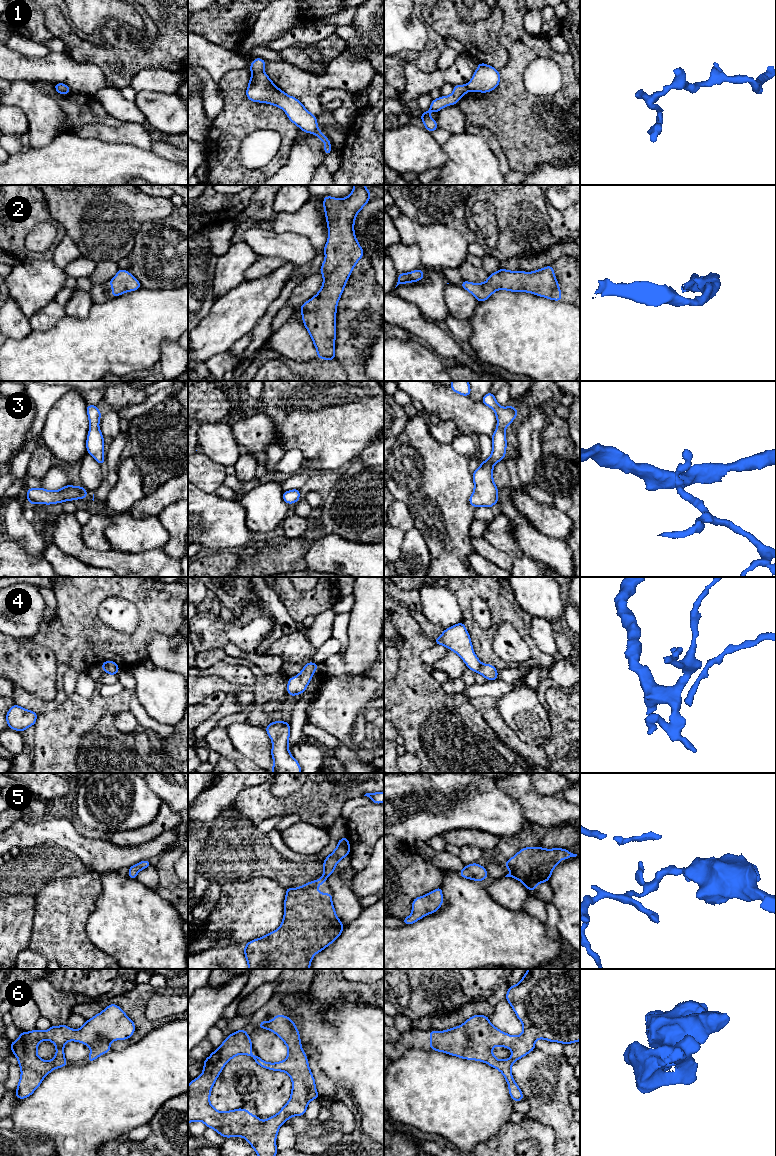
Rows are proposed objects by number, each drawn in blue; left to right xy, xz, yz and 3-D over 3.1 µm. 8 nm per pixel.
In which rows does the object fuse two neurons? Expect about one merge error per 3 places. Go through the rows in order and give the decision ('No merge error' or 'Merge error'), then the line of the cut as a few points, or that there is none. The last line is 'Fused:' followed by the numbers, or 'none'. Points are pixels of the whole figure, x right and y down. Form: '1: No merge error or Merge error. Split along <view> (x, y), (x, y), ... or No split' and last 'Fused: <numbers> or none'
1: Merge error. Split along xz (263, 71), (252, 74)
2: No merge error. No split
3: No merge error. No split
4: No merge error. No split
5: No merge error. No split
6: No merge error. No split
Fused: 1

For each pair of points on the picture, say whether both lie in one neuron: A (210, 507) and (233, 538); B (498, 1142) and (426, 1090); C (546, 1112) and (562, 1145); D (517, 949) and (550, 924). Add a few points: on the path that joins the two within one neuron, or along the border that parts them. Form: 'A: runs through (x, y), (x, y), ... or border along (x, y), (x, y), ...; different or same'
A: runs through (211, 515), (226, 530); same
B: border along (508, 1121), (494, 1135), (480, 1141), (476, 1145); different
C: runs through (554, 1120), (562, 1128), (562, 1137); same
D: border along (544, 924), (545, 931), (549, 936), (560, 939); different

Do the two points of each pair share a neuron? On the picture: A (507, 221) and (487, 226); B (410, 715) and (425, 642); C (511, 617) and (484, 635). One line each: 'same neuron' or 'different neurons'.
A: different neurons
B: same neuron
C: same neuron

